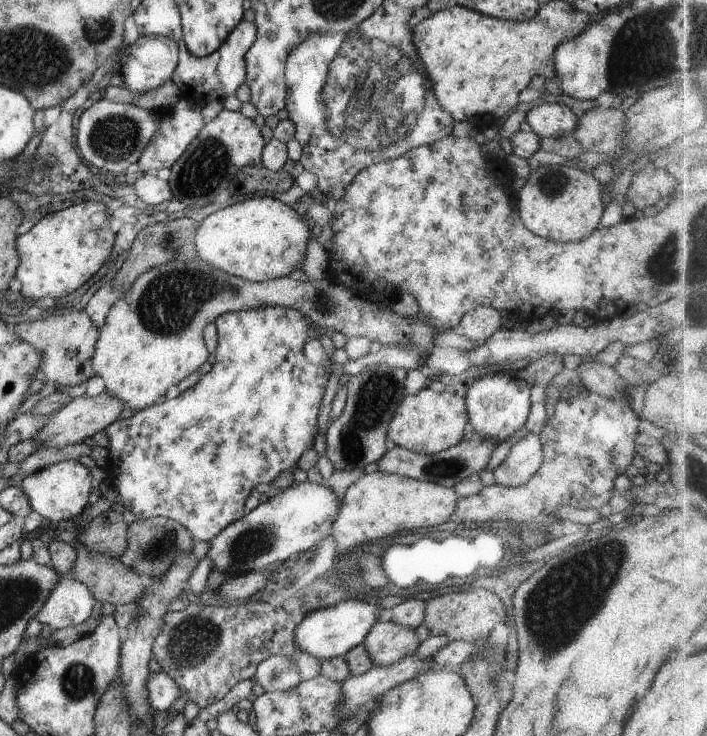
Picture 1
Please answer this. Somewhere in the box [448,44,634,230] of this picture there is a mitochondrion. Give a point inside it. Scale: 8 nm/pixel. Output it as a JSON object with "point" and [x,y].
{"point":[554,182]}

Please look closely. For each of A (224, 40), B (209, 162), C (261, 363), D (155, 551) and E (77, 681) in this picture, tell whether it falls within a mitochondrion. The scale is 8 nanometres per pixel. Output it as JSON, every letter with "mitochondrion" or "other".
{"A":"other","B":"mitochondrion","C":"other","D":"mitochondrion","E":"mitochondrion"}

